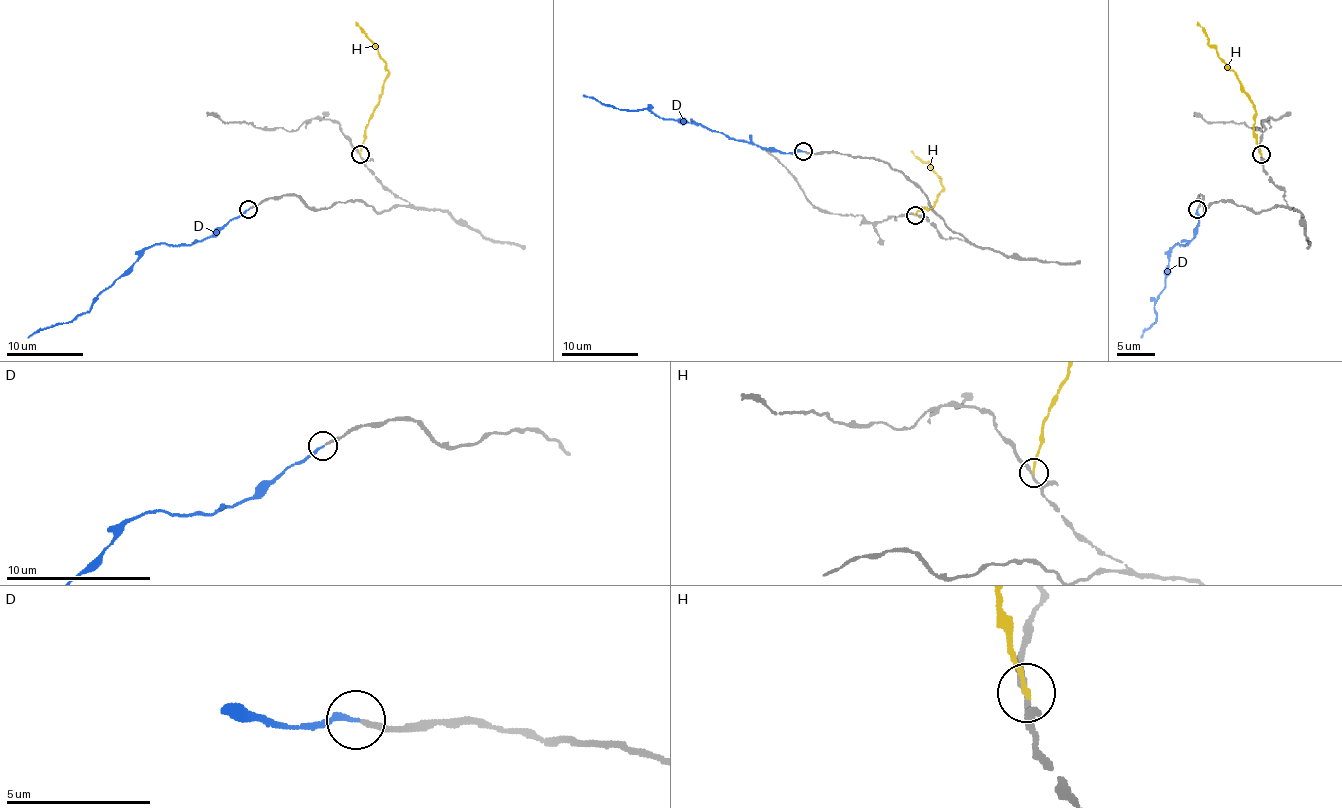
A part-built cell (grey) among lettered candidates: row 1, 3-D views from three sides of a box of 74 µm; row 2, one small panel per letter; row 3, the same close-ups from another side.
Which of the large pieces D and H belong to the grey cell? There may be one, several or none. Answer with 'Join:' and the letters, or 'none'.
Join: D

